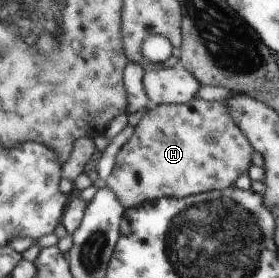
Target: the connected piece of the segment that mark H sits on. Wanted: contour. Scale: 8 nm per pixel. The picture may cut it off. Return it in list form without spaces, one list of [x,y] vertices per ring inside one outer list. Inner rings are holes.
[[[195,98],[183,104],[161,103],[153,109],[146,109],[141,120],[133,125],[132,135],[115,154],[112,169],[104,181],[123,208],[135,208],[141,202],[163,197],[181,198],[223,190],[233,187],[239,175],[247,174],[253,154],[253,147],[249,143],[242,129],[231,118],[225,99],[204,101]]]

